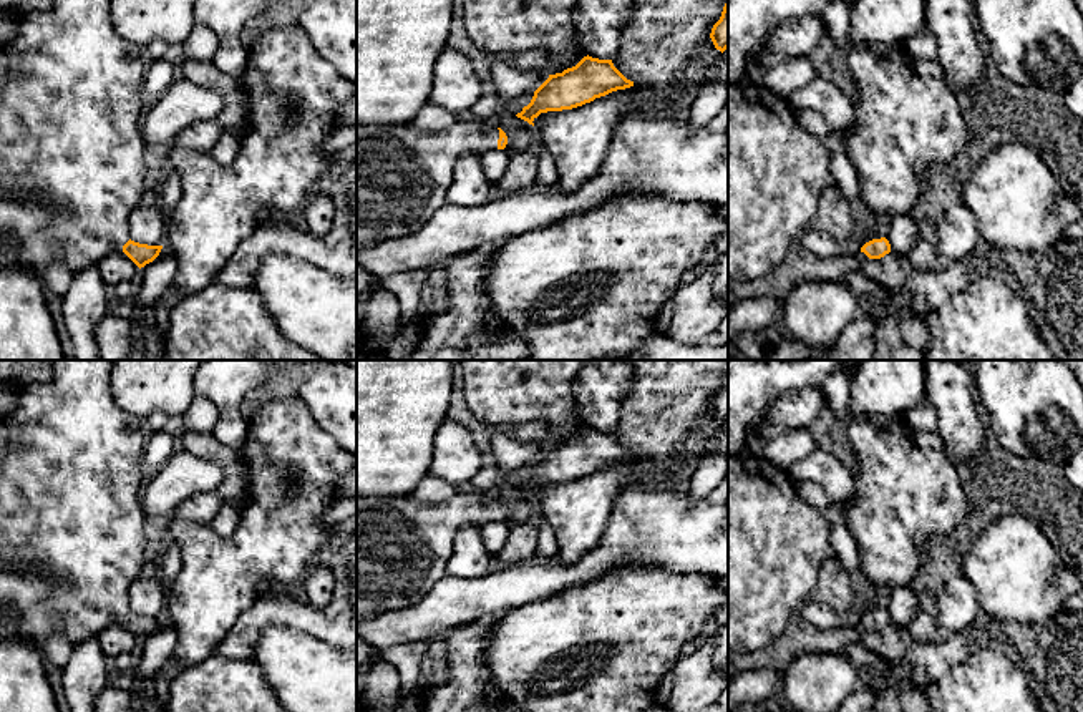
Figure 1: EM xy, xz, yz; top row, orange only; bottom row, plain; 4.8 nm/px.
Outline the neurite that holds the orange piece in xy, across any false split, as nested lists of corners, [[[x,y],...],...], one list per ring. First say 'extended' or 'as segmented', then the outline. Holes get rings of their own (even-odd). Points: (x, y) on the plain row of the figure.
extended; [[[51,360],[53,377],[45,383],[20,388],[15,410],[0,418],[0,641],[32,641],[43,649],[50,634],[58,631],[76,646],[118,622],[123,622],[141,641],[153,634],[163,621],[163,617],[134,614],[128,604],[128,588],[153,553],[141,506],[141,493],[149,476],[144,466],[148,430],[143,422],[114,402],[109,387],[111,363],[113,360]]]

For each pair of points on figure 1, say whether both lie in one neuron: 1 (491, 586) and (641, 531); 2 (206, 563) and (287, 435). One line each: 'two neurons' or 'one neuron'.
1: one neuron
2: one neuron

